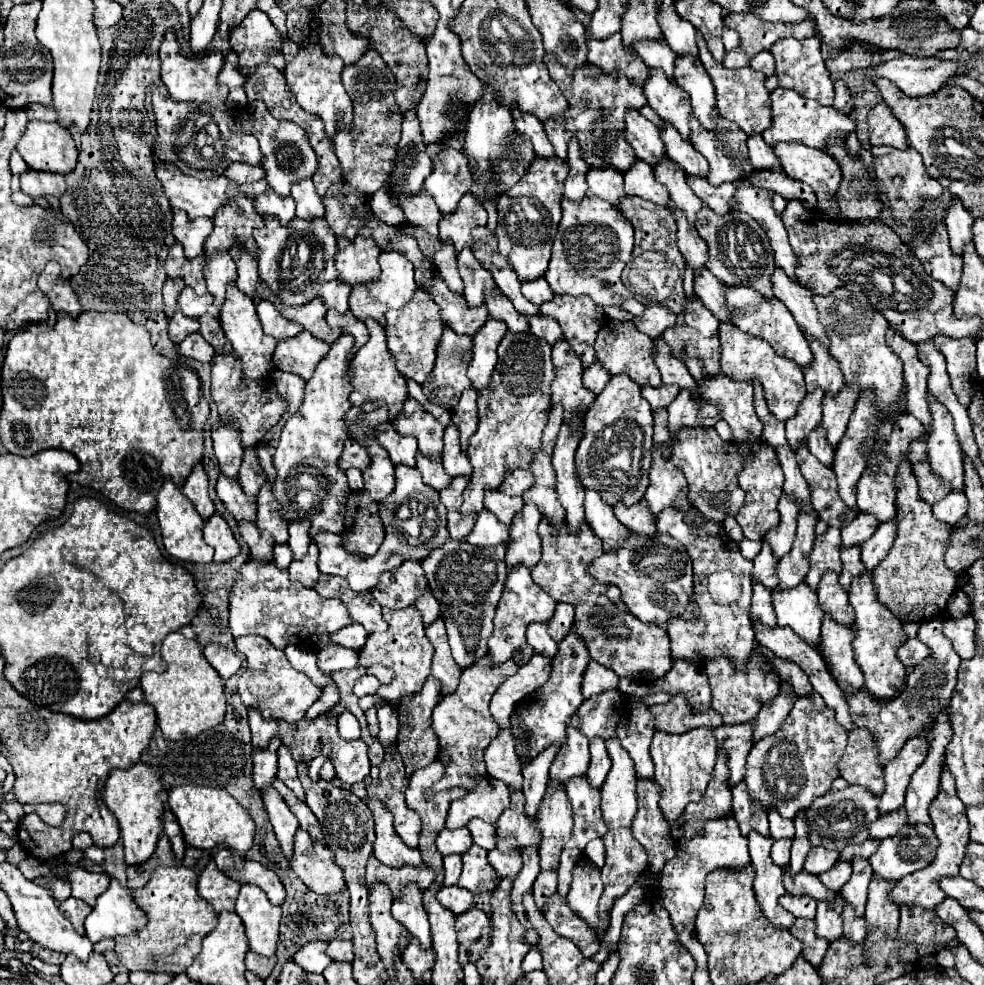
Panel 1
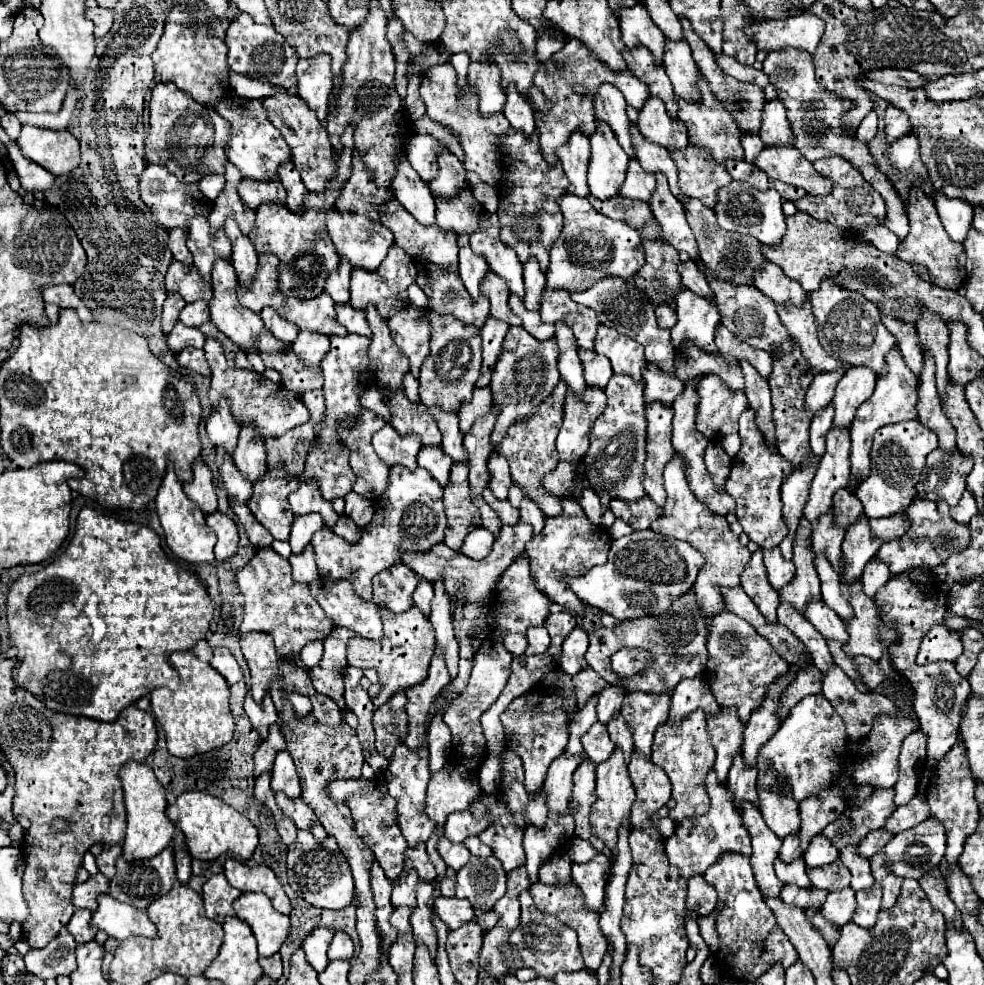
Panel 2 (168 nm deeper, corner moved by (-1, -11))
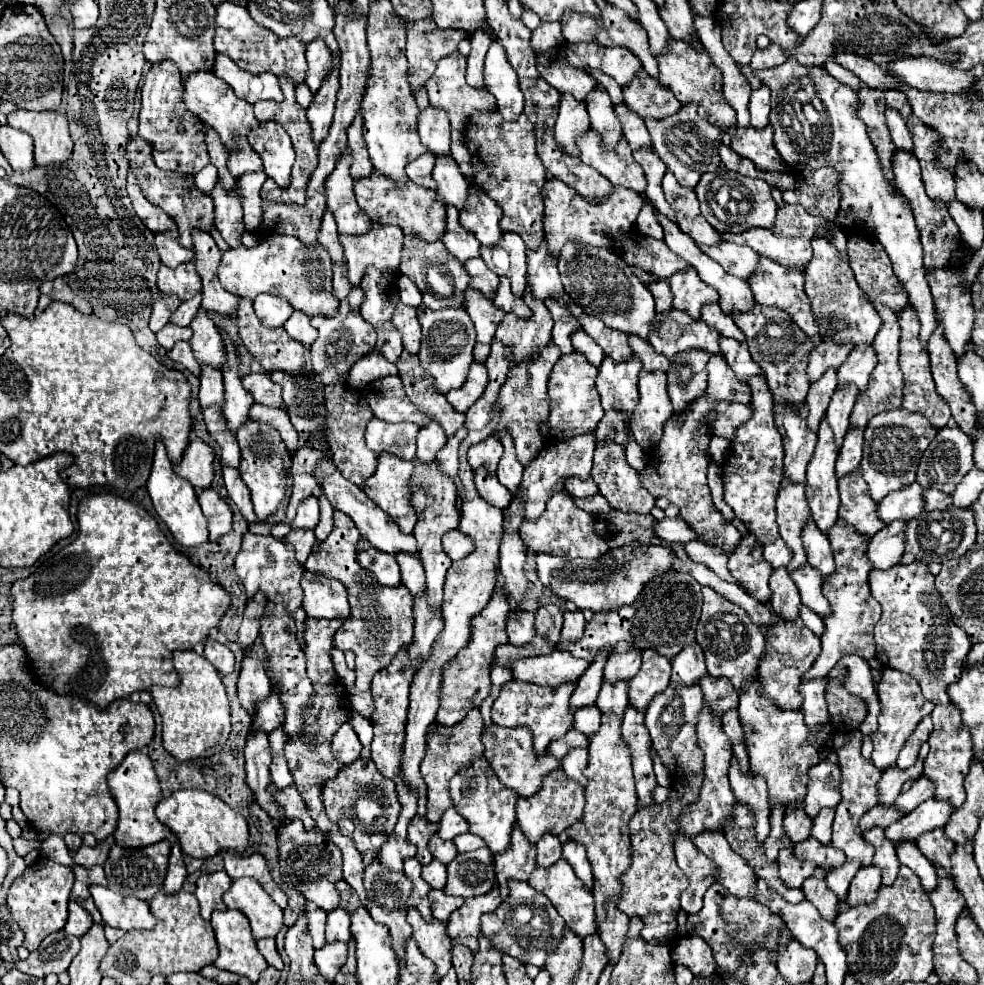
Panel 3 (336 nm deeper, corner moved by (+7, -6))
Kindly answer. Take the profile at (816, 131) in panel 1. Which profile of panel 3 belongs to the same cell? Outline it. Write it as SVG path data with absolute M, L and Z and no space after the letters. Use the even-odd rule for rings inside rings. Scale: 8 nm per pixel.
M760 86L758 90L752 90L750 96L750 122L756 130L762 130L768 126L768 114L770 114L770 88Z

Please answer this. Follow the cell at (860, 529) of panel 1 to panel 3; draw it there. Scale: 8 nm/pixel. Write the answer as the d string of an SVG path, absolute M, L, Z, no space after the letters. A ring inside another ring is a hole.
M912 482L910 486L888 494L882 502L878 502L878 518L886 524L894 520L918 518L922 512L922 490L924 488L918 482Z

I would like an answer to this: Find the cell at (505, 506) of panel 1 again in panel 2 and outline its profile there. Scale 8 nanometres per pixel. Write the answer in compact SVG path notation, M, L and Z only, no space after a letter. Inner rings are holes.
M486 487L486 491L484 491L484 501L498 513L498 517L502 519L502 523L504 525L514 525L514 523L518 523L518 519L520 519L520 515L518 515L518 509L516 507L512 507L510 505L510 501L500 501L500 499L496 499L494 495L492 495L492 491Z

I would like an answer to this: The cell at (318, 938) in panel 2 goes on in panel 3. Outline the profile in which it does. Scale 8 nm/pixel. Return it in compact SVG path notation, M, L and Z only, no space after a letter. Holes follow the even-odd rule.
M312 904L308 906L308 912L306 912L306 918L308 918L308 936L312 938L312 946L314 948L322 948L326 942L324 942L324 924L326 924L326 912L324 910L318 910L314 908Z

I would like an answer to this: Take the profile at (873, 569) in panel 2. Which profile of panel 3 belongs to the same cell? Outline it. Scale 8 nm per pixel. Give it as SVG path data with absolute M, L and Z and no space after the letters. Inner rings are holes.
M892 522L886 524L874 538L868 542L868 560L872 568L888 570L892 564L898 562L898 554L902 554L902 530L906 522Z

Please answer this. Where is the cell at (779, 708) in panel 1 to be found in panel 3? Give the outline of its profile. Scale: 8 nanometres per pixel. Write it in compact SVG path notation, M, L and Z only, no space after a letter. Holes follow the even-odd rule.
M838 518L834 524L834 530L830 530L828 540L832 544L834 552L834 562L836 562L836 572L824 582L822 592L826 600L832 606L832 616L824 620L824 634L822 634L822 652L812 664L812 668L802 676L802 680L812 680L812 678L826 678L828 672L836 666L836 662L846 656L846 654L858 654L864 660L874 658L876 648L874 648L874 626L880 620L880 606L872 598L870 588L868 588L868 574L870 574L870 562L866 562L866 542Z

